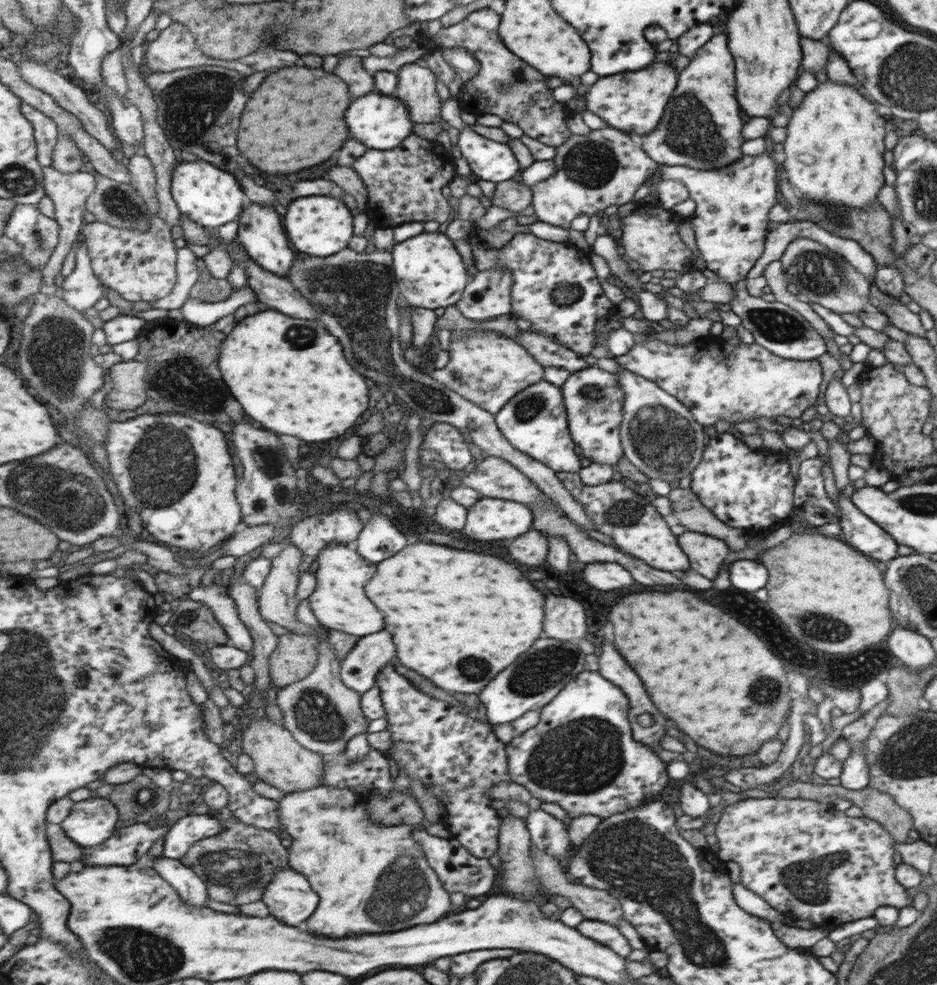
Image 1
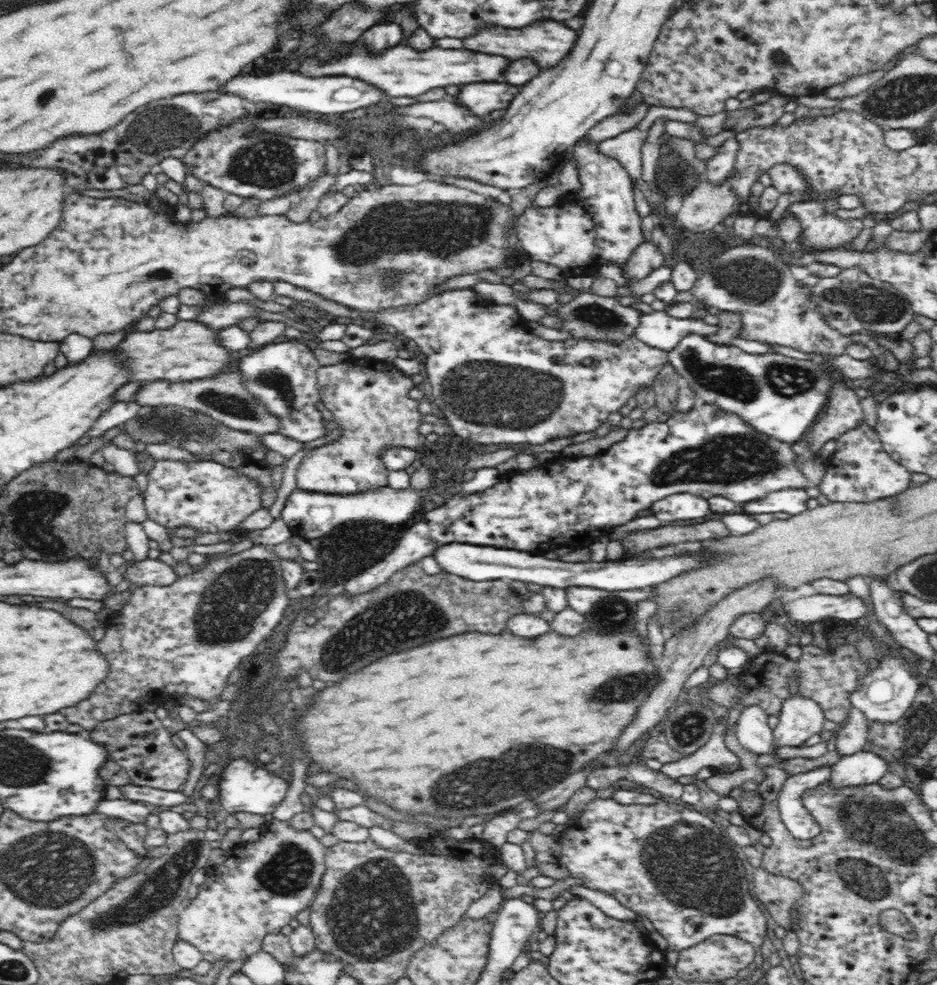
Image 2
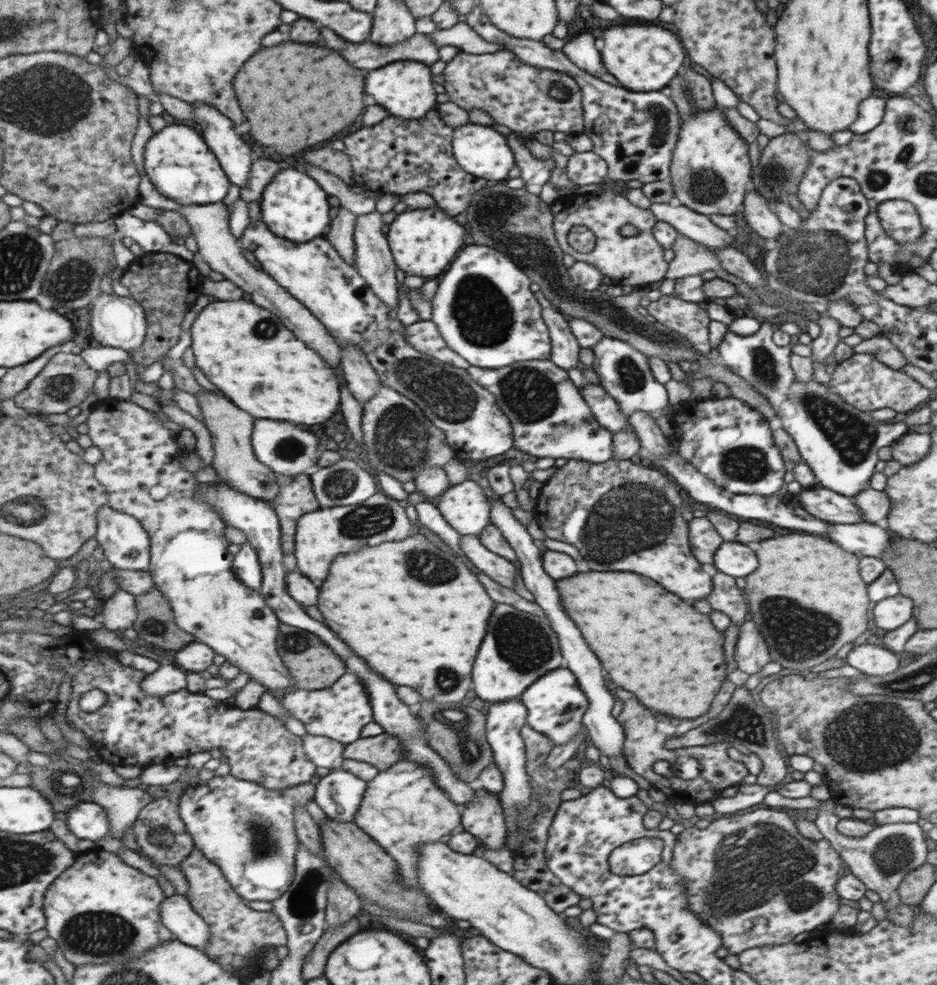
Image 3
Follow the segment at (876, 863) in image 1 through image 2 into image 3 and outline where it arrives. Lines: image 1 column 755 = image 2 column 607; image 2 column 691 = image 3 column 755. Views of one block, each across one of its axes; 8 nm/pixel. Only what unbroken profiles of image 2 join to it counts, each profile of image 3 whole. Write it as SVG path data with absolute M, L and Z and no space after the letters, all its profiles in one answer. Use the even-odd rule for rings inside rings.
M762 806L758 809L749 809L743 812L736 812L730 816L722 815L717 819L710 820L710 823L705 828L687 827L679 834L675 835L675 844L672 849L672 858L669 862L669 867L681 875L685 879L685 895L688 898L687 909L691 909L697 917L701 918L703 923L707 923L709 927L713 927L719 937L721 937L721 944L731 954L739 954L743 950L753 948L753 946L769 946L773 944L785 944L791 943L791 938L801 934L801 932L811 932L815 930L817 926L821 924L828 924L829 920L833 917L833 914L837 913L839 908L839 894L835 894L837 878L839 878L839 872L843 870L843 861L841 856L837 853L837 850L833 849L833 846L827 839L813 840L803 838L799 831L795 830L793 822L789 822L789 816L787 812L775 811L774 808L767 808Z

